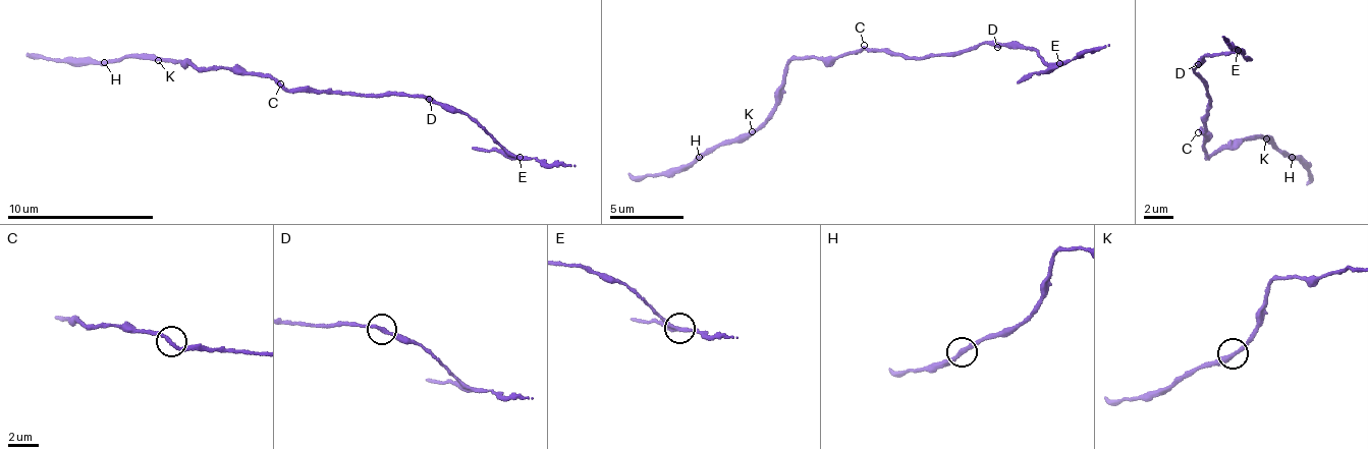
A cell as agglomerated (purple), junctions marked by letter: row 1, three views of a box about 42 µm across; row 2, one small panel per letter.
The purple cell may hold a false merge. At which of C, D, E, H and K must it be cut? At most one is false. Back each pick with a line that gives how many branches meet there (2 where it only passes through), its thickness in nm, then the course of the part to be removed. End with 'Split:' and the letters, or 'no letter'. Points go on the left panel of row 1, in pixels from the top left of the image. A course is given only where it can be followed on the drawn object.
E: 3 branches meet; 240 nm thick; foreign part runs (521, 158), (471, 147)
Split: E

